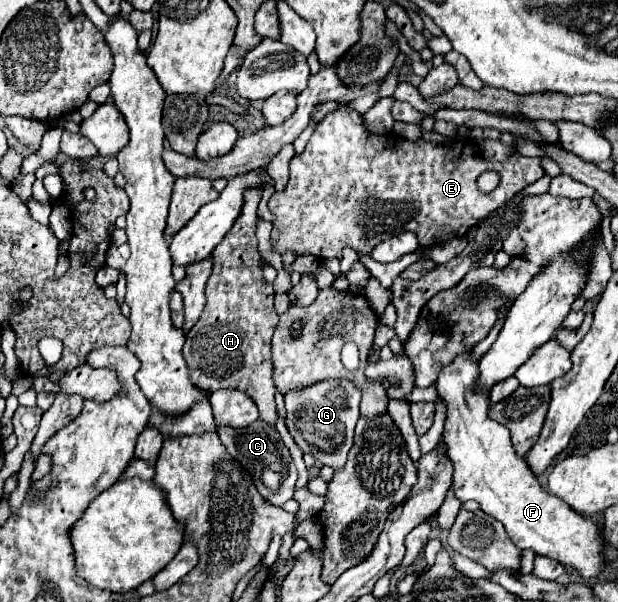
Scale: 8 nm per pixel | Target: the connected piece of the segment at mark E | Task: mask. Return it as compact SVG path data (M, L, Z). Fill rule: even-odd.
M341 104L341 108L333 112L333 116L325 116L325 120L315 128L305 152L291 160L291 176L287 188L273 194L269 200L269 210L277 216L277 220L273 222L271 238L279 254L291 250L297 256L313 254L321 260L341 258L341 250L347 244L351 244L357 252L369 254L381 240L399 236L407 230L417 234L423 248L447 242L457 236L463 238L485 216L497 210L497 206L544 175L539 157L521 156L515 150L505 162L483 160L479 146L475 146L467 136L459 138L459 144L453 142L445 148L439 142L429 142L423 138L413 141L392 133L373 134L361 122L363 120L357 112L349 112L347 104ZM485 170L495 170L499 174L499 184L489 194L481 192L477 186L477 178Z

